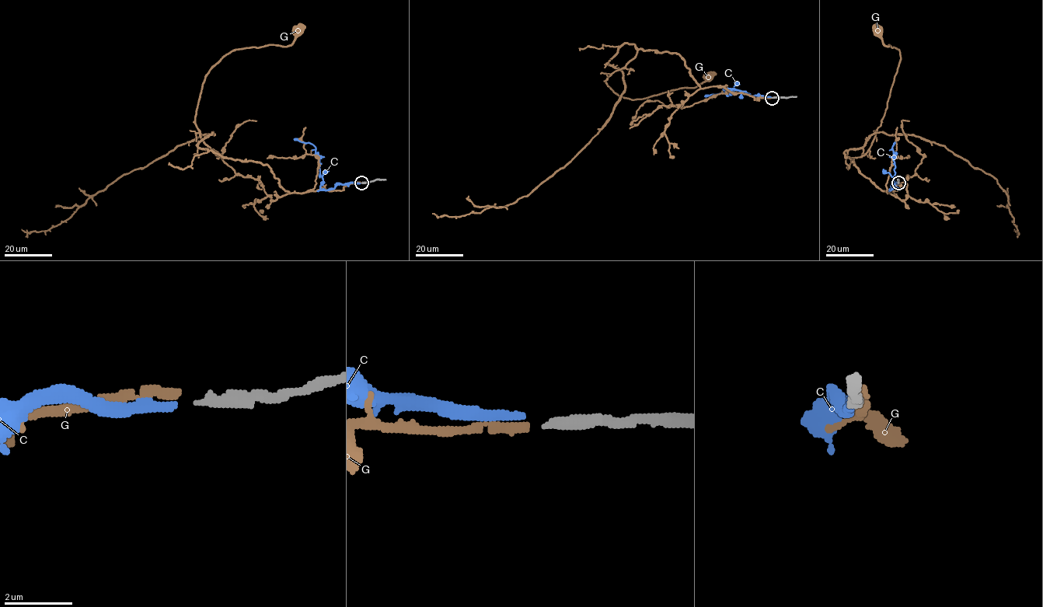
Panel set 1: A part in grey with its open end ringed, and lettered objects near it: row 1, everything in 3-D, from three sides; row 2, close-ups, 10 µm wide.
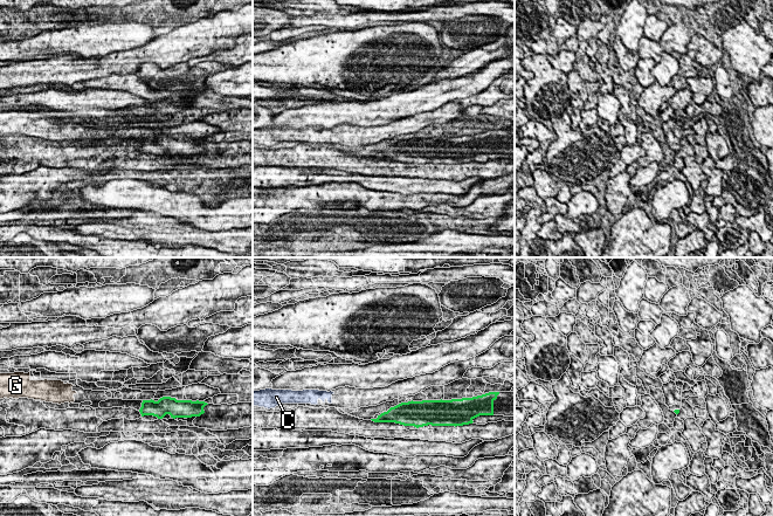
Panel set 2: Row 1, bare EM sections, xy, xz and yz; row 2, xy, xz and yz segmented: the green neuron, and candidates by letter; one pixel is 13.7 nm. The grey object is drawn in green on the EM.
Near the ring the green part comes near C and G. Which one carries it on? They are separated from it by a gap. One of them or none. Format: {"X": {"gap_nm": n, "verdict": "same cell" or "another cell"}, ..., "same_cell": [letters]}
{"C": {"gap_nm": 600, "verdict": "another cell"}, "G": {"gap_nm": 900, "verdict": "same cell"}, "same_cell": ["G"]}

